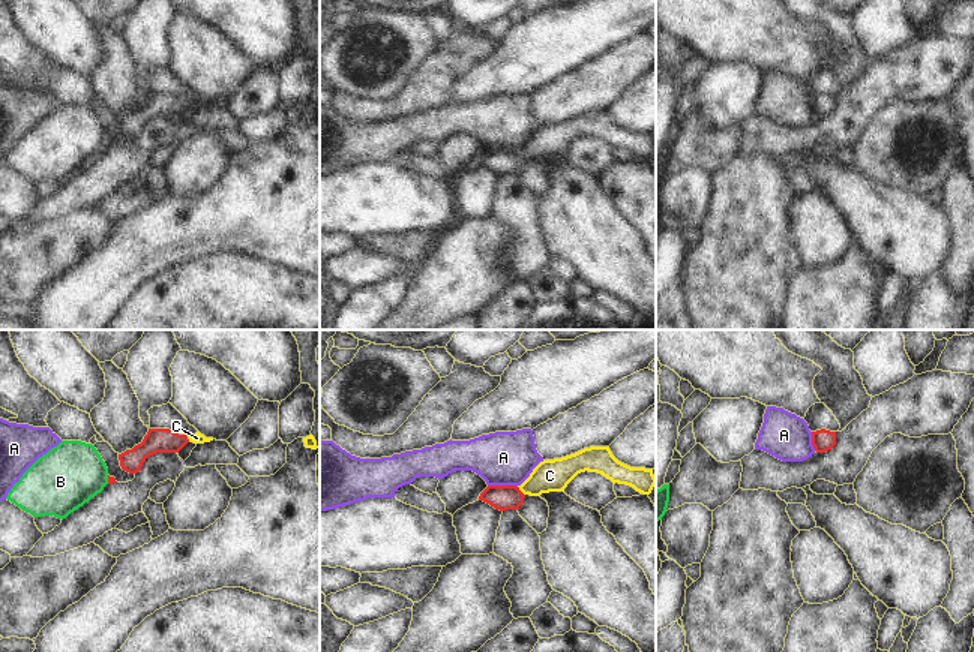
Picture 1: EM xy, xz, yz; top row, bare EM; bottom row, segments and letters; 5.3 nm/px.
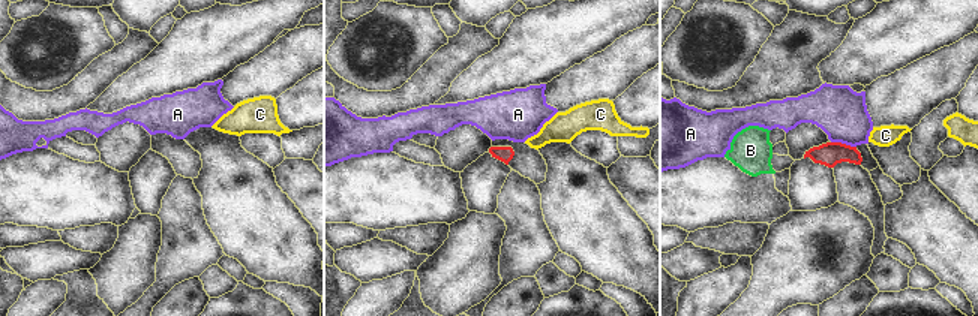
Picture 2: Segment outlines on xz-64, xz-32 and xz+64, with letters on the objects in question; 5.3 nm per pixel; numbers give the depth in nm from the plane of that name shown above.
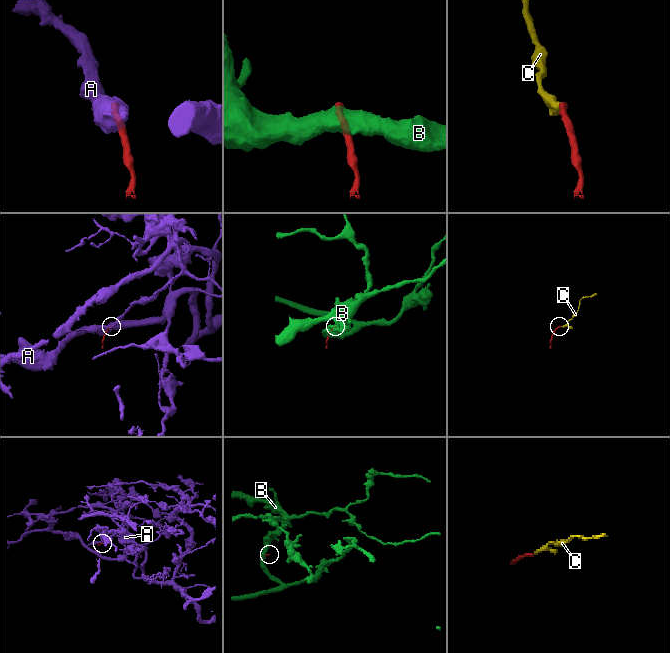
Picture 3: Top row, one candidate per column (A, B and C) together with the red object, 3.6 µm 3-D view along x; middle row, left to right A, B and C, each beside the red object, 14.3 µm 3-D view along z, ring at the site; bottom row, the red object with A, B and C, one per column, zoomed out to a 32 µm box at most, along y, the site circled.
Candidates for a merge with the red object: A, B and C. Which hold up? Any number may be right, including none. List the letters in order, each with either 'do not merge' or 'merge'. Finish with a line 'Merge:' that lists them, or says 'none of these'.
A: do not merge
B: do not merge
C: merge
Merge: C

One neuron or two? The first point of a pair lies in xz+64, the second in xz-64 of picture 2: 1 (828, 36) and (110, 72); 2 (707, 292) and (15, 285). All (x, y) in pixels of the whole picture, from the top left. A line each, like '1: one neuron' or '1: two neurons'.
1: one neuron
2: two neurons

